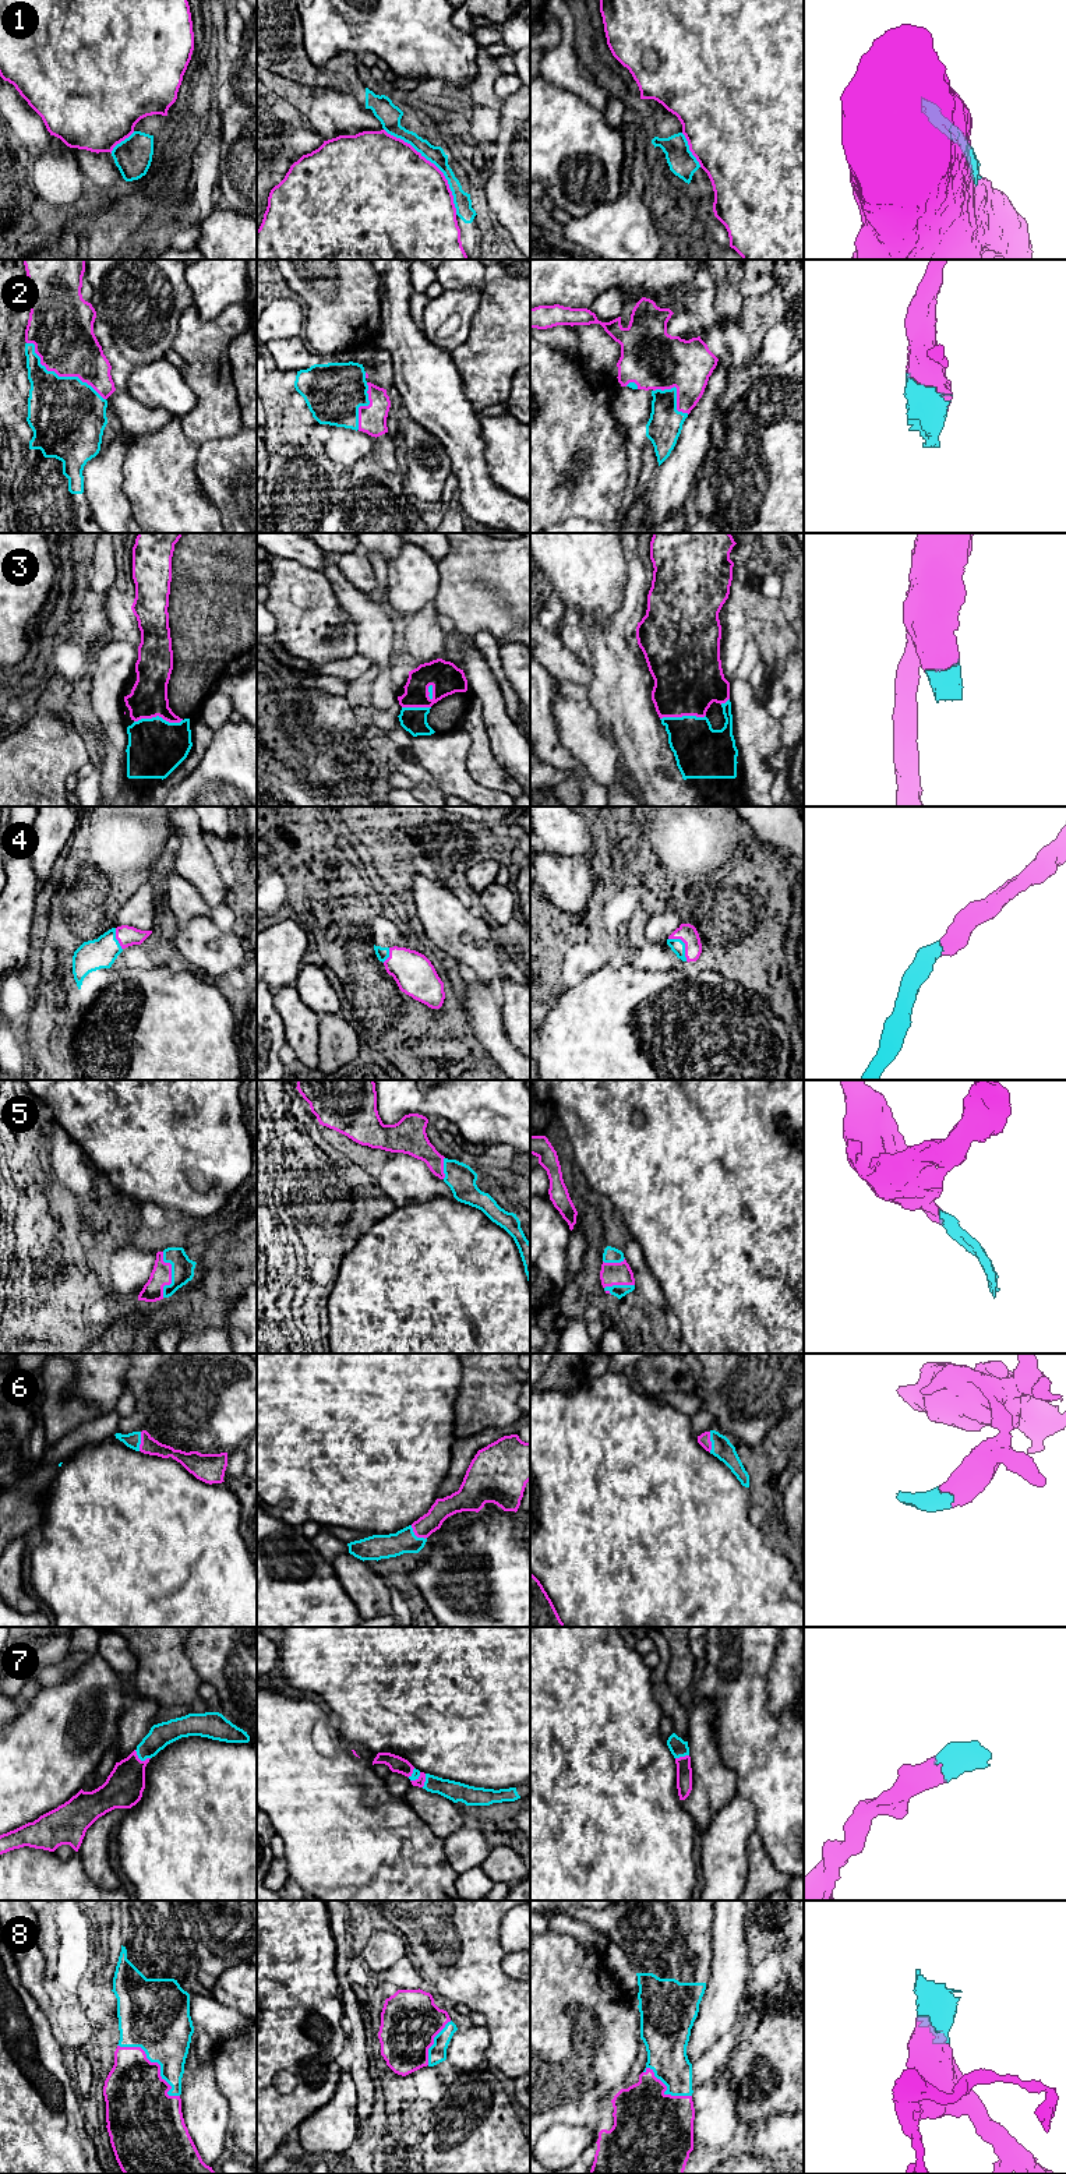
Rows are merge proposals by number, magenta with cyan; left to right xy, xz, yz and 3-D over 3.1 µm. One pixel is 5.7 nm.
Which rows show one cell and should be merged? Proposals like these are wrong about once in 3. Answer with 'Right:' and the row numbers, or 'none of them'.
Right: 2, 3, 4, 5, 6, 7, 8

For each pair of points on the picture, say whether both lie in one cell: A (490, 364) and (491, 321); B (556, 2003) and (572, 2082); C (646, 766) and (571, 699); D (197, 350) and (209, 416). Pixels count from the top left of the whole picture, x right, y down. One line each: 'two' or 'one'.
A: one
B: one
C: two
D: one

